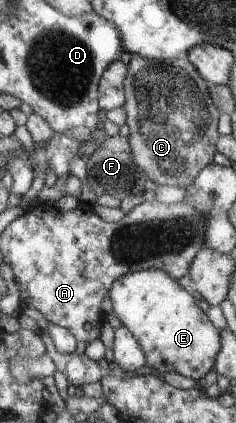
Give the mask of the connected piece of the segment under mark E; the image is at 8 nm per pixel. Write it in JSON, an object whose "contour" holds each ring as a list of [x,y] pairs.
{"contour":[[[153,269],[130,272],[114,282],[110,295],[114,313],[138,340],[146,365],[154,372],[174,372],[200,380],[213,369],[214,359],[220,351],[220,330],[176,279]]]}

